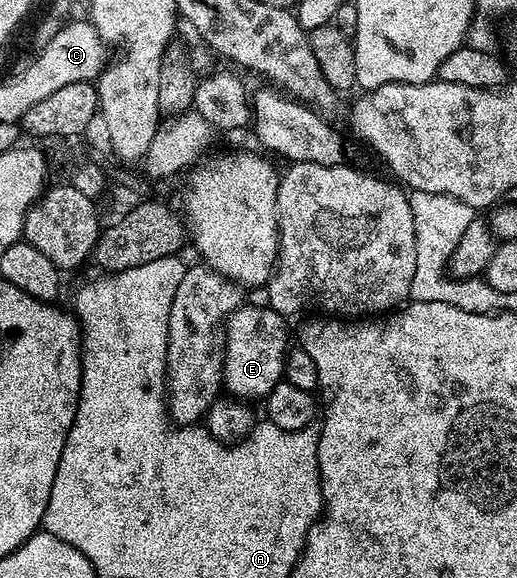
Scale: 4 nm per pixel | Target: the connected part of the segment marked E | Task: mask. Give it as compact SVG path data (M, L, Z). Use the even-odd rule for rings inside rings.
M239 307L223 325L223 388L230 397L242 402L264 401L275 390L275 386L282 383L287 353L291 348L289 332L285 329L286 317L280 316L274 308L262 308Z

